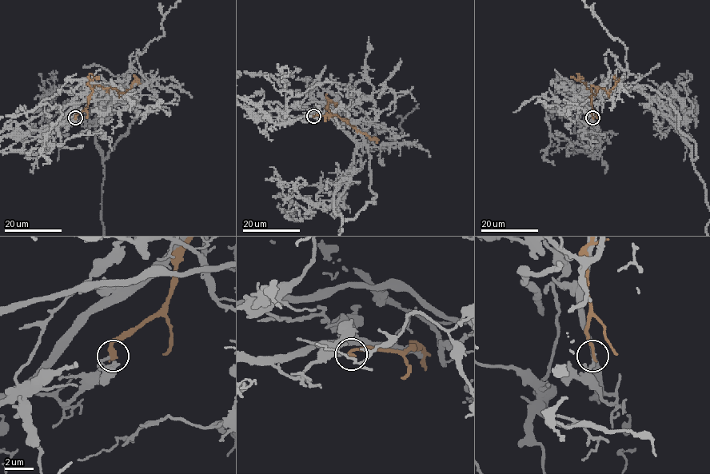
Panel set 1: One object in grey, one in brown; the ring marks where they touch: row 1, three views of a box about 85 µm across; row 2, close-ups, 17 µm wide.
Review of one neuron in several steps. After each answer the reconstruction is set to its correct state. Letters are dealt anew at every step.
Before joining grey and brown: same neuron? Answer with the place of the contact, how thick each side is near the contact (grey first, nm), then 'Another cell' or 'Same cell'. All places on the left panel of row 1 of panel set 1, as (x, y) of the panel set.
Place: (75, 117). Thickness 160 nm (grey) against 280 nm. Another cell

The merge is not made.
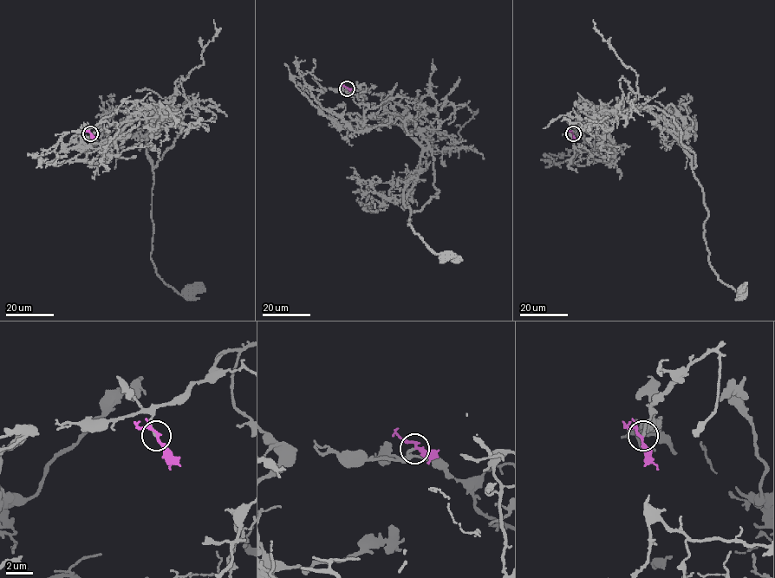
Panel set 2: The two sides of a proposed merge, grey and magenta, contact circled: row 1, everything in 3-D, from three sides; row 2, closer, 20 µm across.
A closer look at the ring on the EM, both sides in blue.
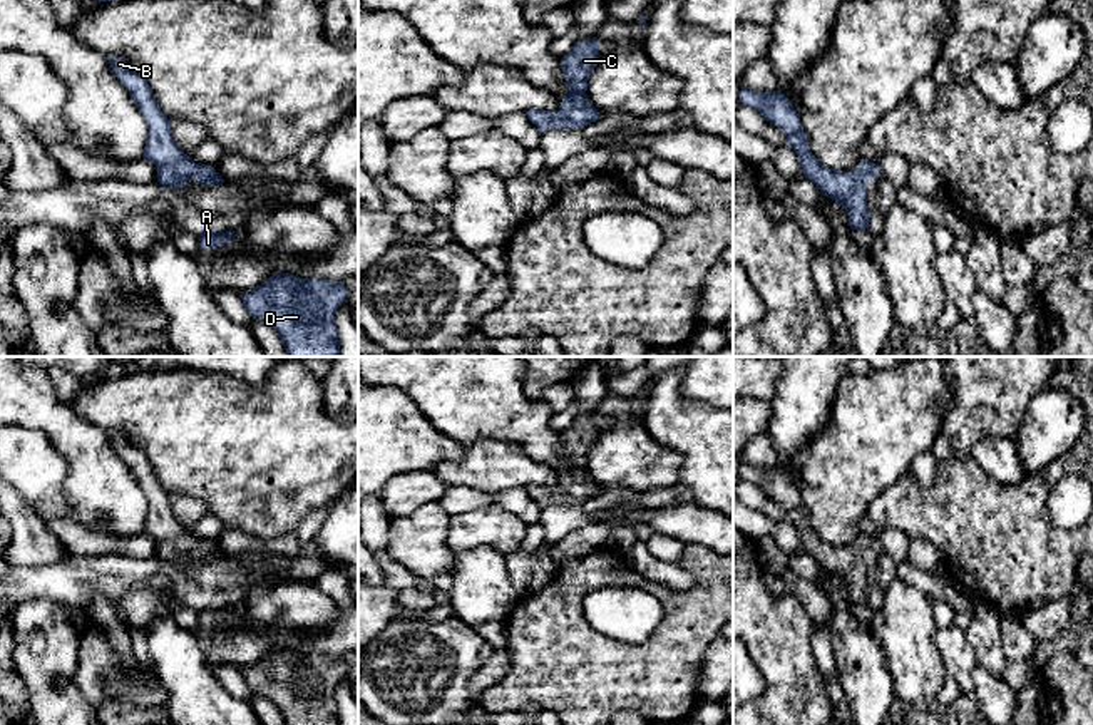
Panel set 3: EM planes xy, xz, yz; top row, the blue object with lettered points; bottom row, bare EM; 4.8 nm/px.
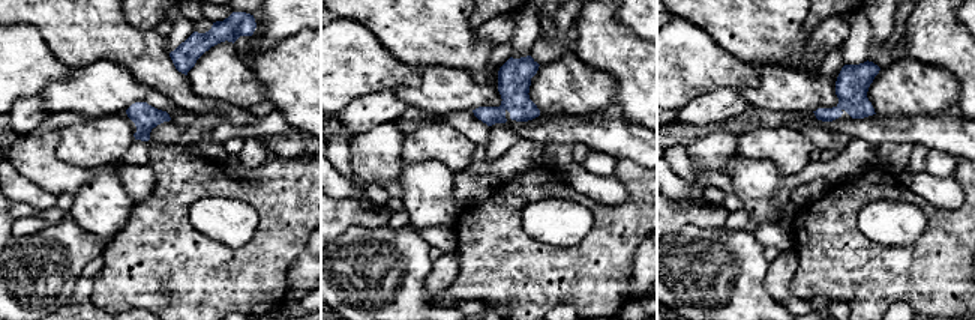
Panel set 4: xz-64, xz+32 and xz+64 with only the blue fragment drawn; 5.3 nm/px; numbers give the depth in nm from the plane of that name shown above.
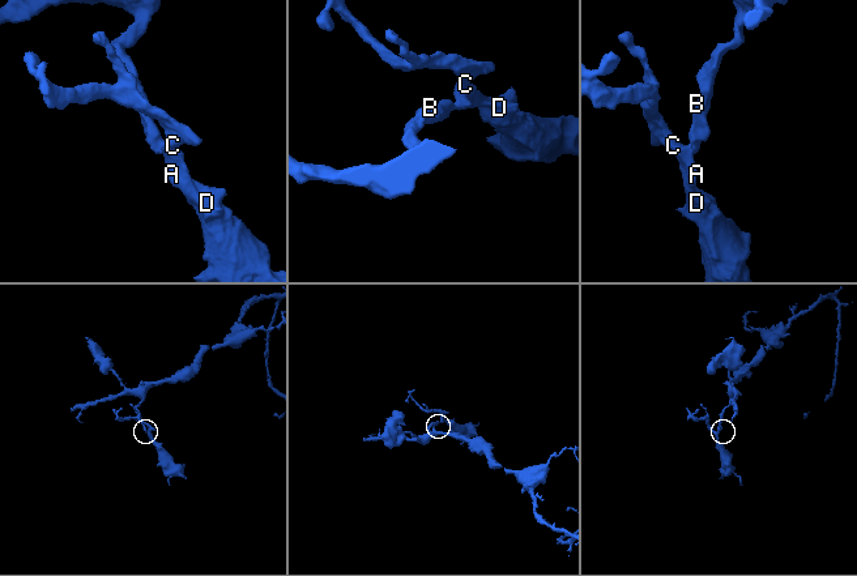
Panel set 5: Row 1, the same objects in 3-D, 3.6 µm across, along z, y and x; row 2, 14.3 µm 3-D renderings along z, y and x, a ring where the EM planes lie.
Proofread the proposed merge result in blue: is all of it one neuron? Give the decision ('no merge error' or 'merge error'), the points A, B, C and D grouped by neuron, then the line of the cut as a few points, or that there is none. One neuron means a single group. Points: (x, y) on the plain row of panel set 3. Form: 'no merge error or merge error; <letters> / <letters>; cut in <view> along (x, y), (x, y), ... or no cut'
no merge error; A B C D; no cut

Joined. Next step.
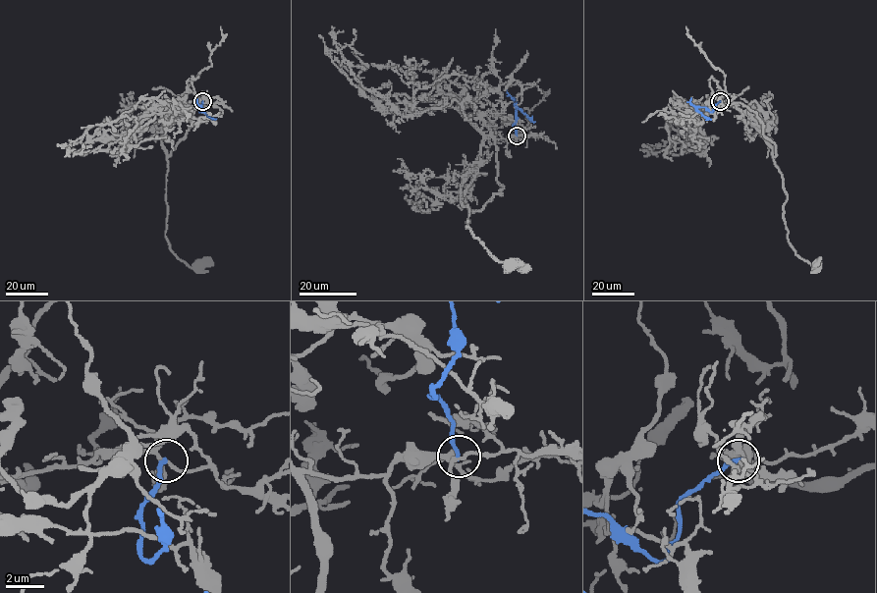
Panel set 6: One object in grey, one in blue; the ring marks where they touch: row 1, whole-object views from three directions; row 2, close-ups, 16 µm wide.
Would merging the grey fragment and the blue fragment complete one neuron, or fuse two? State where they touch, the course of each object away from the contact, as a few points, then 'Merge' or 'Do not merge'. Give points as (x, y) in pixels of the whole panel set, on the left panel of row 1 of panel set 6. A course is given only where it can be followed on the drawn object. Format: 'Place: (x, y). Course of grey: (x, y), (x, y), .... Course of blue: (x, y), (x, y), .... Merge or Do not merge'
Place: (202, 101). Course of grey: (202, 101), (176, 105), (162, 130), (161, 139), (168, 162), (166, 238), (177, 257), (191, 267), (196, 266). Course of blue: (202, 101), (201, 113), (200, 107), (207, 116), (216, 119). Do not merge

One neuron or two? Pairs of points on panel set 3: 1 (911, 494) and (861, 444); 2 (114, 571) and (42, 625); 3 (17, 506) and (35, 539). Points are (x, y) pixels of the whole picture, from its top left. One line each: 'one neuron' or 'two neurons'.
1: two neurons
2: two neurons
3: one neuron

